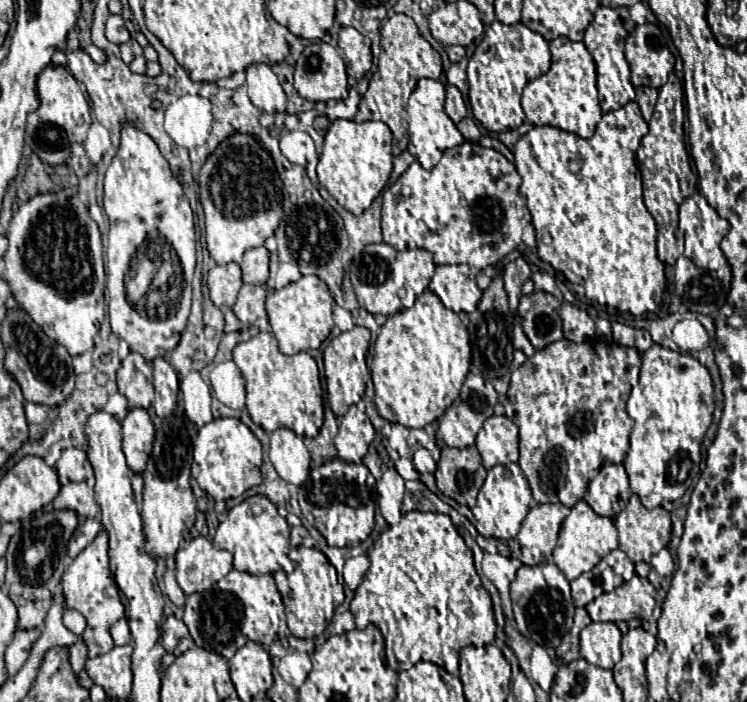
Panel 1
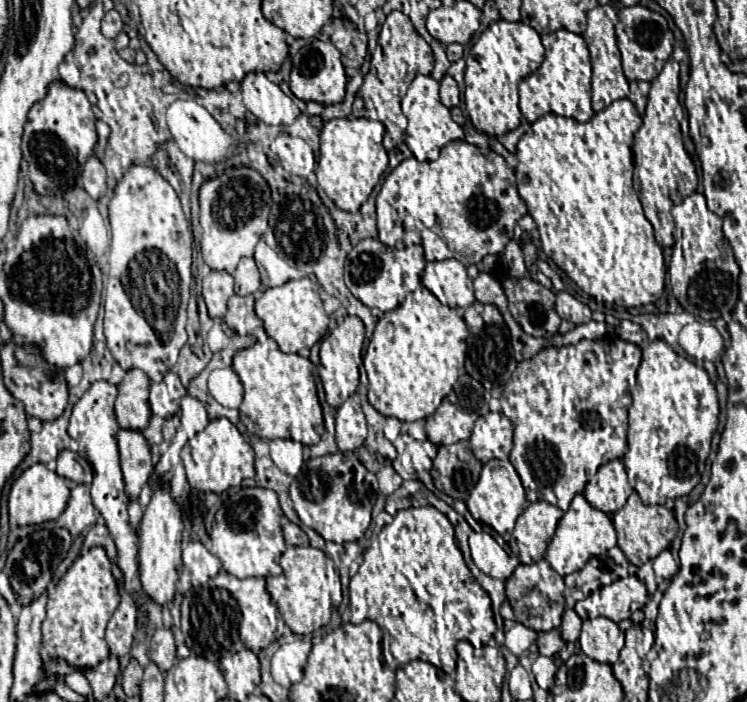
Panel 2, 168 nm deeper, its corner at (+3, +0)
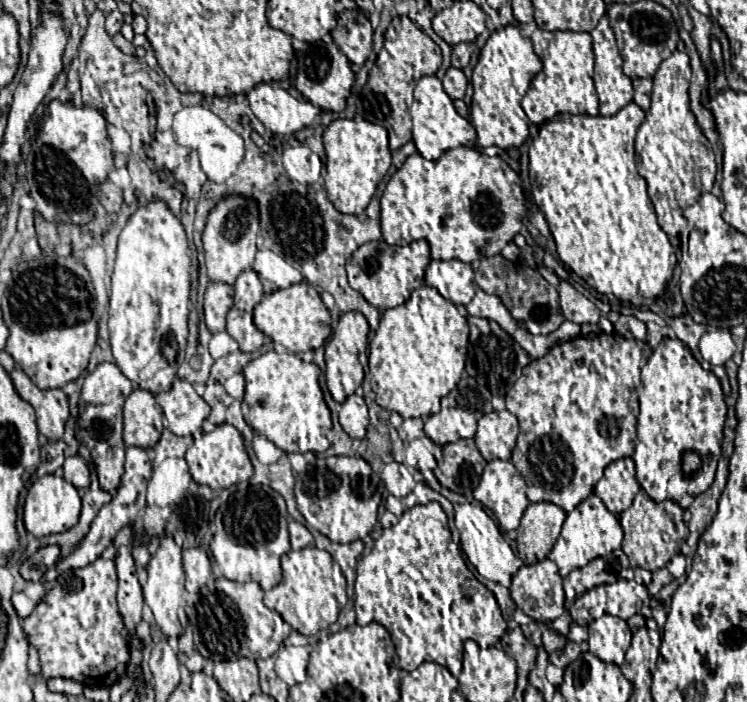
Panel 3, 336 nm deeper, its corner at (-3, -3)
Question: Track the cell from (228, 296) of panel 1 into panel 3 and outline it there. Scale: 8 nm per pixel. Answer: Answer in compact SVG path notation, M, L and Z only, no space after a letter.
M210 283L204 295L204 323L210 333L226 327L226 313L232 307L232 287L226 283Z

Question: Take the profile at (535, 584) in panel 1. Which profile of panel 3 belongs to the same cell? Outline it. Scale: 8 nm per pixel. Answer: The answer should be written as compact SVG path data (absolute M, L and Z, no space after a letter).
M550 559L522 565L512 577L510 593L514 603L538 623L550 623L564 613L562 577Z

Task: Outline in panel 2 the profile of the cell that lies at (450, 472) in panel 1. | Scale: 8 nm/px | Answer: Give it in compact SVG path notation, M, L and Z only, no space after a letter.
M468 440L439 446L430 473L438 489L454 500L468 500L474 490L482 464L472 454Z

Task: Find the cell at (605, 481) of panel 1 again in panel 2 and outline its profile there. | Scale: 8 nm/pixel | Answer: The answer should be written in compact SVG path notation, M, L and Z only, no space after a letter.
M612 460L602 464L596 476L590 478L584 490L584 498L590 502L590 506L606 514L614 514L626 504L630 492L632 488L628 484L624 464L620 460Z

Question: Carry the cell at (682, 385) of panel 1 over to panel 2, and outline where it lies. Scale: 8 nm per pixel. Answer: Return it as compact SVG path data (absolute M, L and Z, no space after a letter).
M654 340L650 342L644 350L642 350L642 364L637 370L637 384L634 390L631 392L632 404L628 409L628 452L624 456L624 466L626 466L626 472L628 472L628 482L630 486L638 492L640 500L644 504L664 504L666 500L674 500L674 498L680 498L684 494L690 494L690 490L700 482L700 476L702 476L702 470L704 470L704 462L710 454L710 442L712 442L712 434L718 426L718 398L716 398L716 388L712 386L708 374L704 368L696 366L694 362L690 362L688 358L684 356L678 356L664 340Z

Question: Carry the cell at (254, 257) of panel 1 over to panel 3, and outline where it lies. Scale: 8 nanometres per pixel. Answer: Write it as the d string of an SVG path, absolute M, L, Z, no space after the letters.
M244 271L234 283L234 307L252 313L254 305L262 299L262 285L254 271Z

